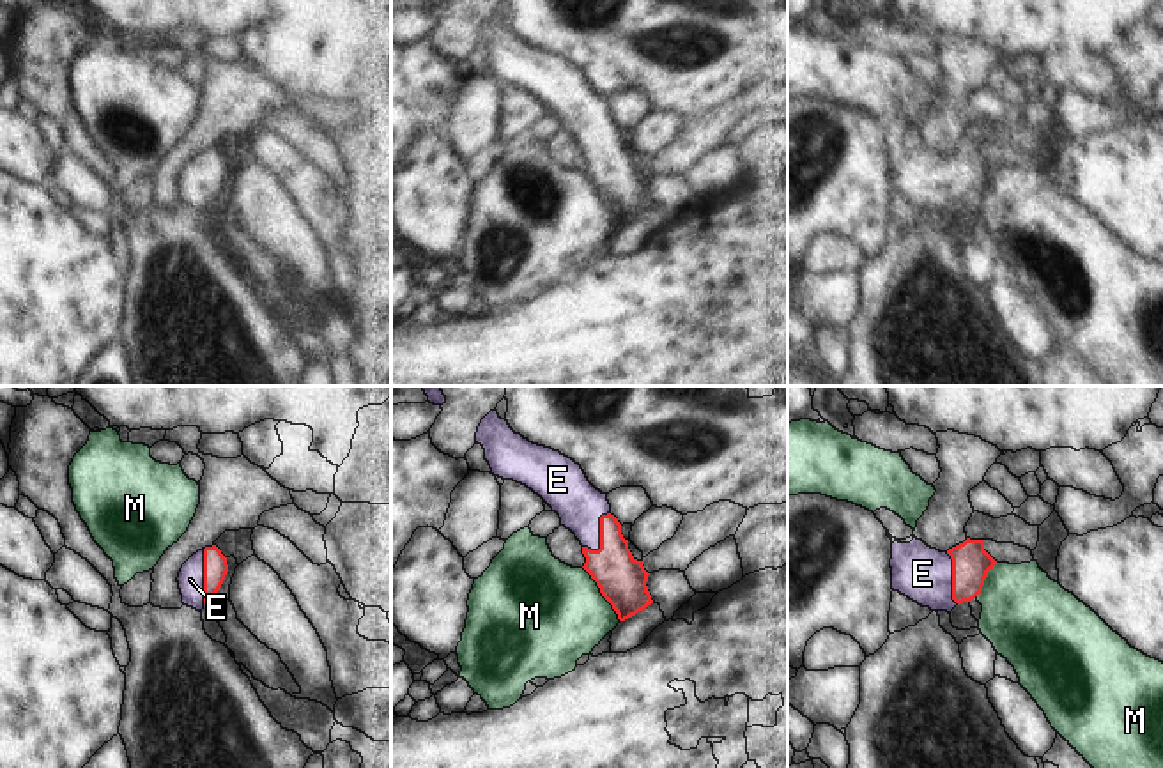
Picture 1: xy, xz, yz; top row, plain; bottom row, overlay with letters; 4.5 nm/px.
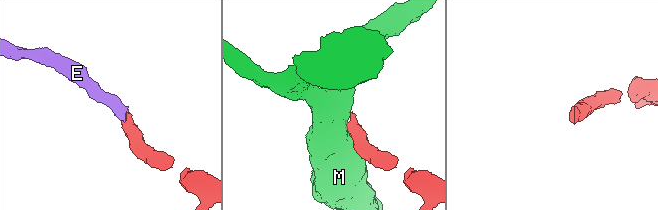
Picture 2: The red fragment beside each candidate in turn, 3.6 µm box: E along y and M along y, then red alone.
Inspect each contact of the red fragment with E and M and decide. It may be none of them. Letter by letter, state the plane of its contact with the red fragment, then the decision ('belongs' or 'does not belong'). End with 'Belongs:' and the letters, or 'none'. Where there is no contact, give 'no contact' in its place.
E: xz | belongs
M: xz | does not belong
Belongs: E

